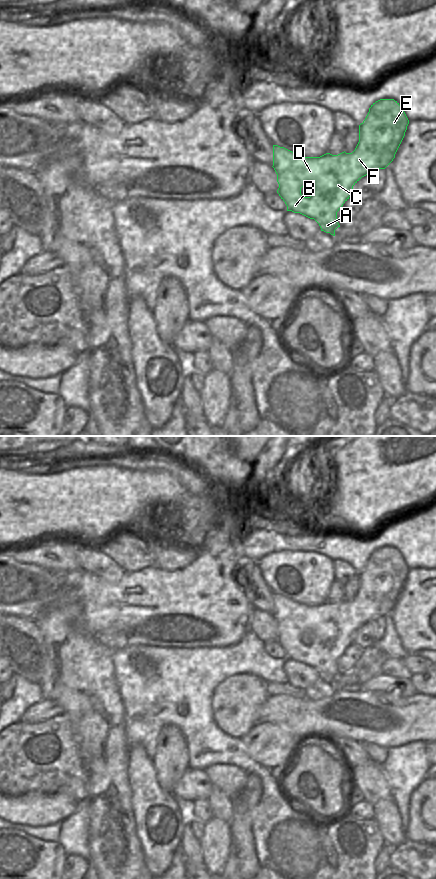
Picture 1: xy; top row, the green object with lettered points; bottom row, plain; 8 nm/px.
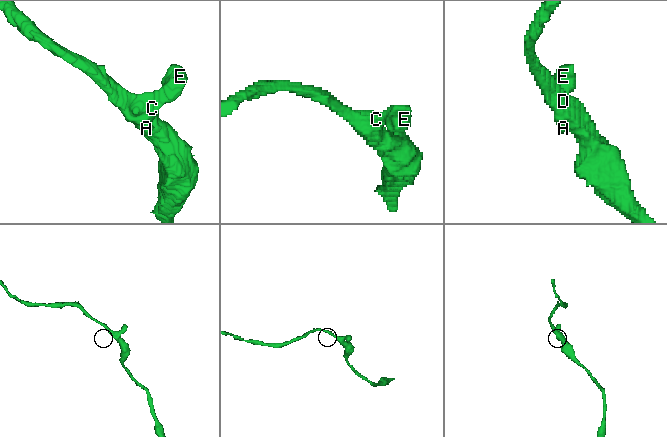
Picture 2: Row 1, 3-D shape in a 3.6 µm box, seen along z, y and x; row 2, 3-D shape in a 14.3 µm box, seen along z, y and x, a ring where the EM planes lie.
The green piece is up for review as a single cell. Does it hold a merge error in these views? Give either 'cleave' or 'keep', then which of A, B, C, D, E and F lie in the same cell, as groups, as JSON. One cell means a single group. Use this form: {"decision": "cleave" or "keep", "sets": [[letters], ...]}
{"decision": "keep", "sets": [["A", "B", "C", "D", "E", "F"]]}

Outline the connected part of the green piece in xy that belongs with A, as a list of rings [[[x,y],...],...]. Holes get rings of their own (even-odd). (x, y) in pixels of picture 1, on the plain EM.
[[[380,547],[373,551],[365,568],[359,573],[359,590],[352,601],[345,599],[332,603],[326,601],[320,605],[304,605],[284,595],[273,593],[273,616],[277,622],[279,636],[277,641],[287,654],[287,659],[300,661],[310,667],[314,667],[321,679],[335,684],[335,678],[340,675],[337,670],[337,660],[343,652],[353,643],[353,634],[364,624],[369,623],[374,617],[385,617],[395,606],[395,602],[405,584],[409,568],[401,555],[394,547]],[[310,631],[313,640],[310,645],[301,642],[301,636]]]

